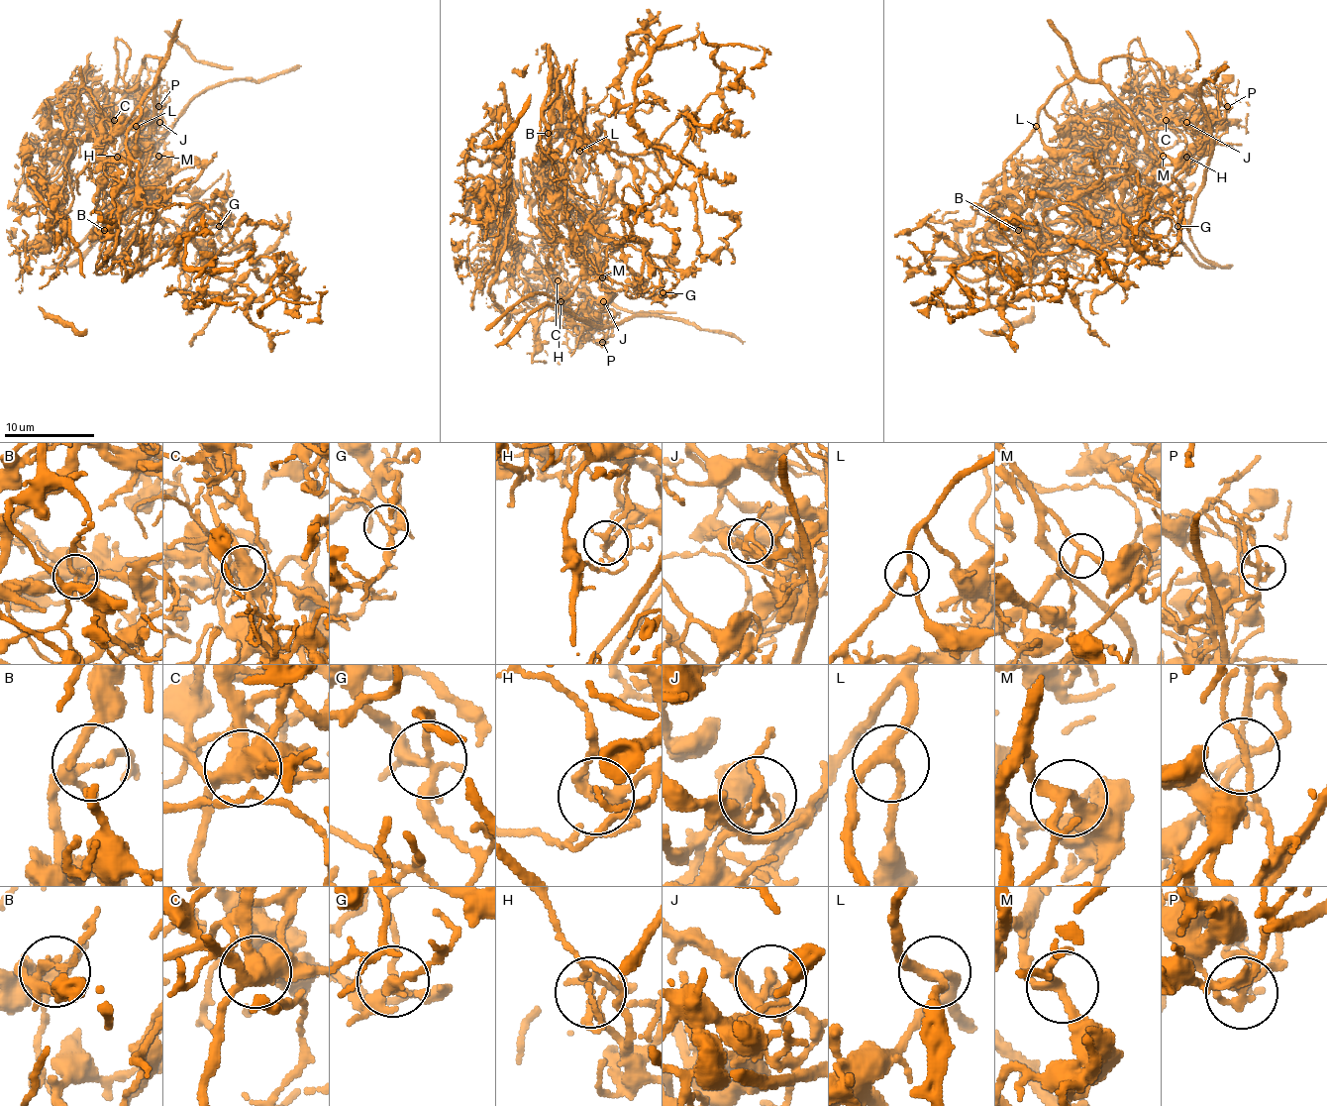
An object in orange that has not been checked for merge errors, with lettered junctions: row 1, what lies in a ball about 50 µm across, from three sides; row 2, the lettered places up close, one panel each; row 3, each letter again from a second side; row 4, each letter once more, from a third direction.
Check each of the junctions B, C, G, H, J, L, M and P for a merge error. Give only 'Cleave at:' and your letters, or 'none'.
Cleave at: C, G, H, J, P

